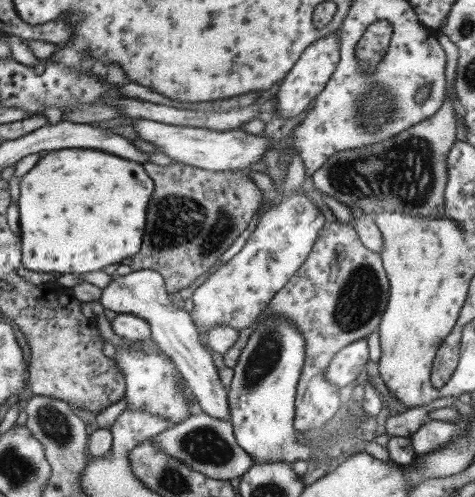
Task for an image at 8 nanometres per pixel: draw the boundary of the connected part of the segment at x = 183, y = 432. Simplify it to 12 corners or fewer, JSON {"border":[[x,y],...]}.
{"border":[[204,411],[152,442],[217,480],[255,464],[232,419]]}

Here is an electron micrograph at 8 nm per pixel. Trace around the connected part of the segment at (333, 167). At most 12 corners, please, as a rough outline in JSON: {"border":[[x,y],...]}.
{"border":[[457,47],[439,110],[339,151],[311,182],[365,214],[435,217],[455,141]]}

